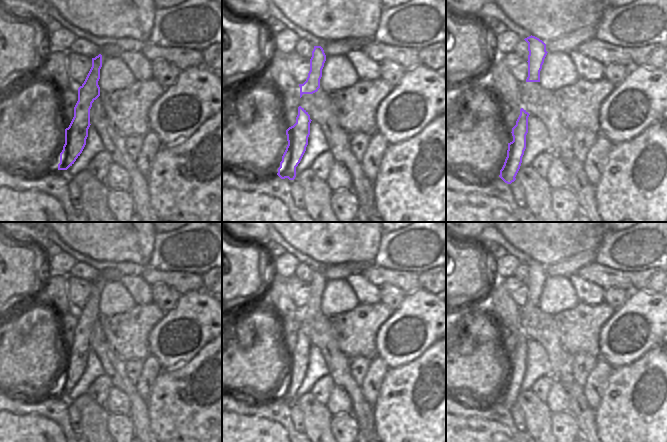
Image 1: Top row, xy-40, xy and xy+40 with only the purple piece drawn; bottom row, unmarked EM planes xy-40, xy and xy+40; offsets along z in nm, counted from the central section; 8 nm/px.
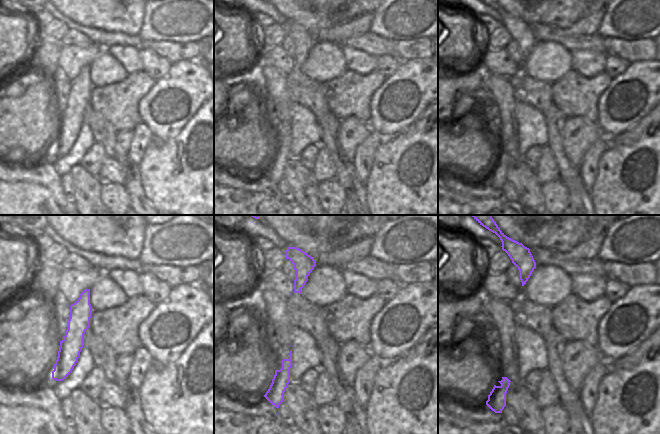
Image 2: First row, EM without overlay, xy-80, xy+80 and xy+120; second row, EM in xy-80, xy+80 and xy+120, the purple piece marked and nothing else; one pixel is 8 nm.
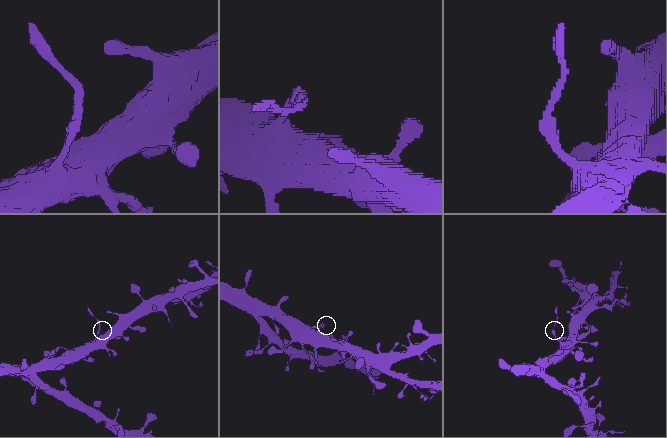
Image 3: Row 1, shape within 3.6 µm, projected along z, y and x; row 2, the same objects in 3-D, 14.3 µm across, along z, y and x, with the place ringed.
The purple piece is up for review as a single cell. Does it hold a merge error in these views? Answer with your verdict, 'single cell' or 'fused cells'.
fused cells

